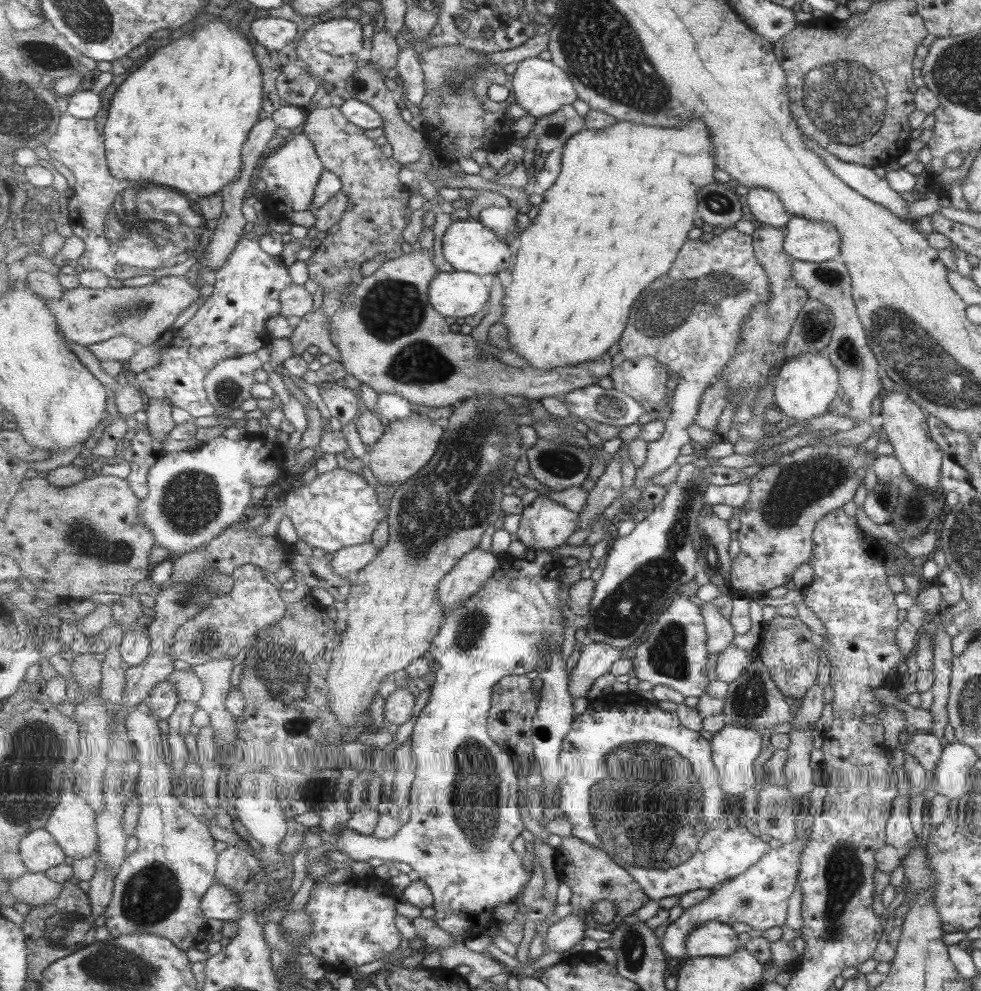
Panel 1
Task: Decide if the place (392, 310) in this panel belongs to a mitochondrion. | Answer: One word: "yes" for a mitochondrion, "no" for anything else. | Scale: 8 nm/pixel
yes

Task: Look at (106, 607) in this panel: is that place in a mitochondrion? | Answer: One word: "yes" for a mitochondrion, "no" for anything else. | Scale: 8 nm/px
no

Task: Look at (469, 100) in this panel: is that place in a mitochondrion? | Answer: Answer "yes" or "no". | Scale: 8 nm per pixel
yes

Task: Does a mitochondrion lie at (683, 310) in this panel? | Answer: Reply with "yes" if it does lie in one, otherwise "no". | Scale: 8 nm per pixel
yes

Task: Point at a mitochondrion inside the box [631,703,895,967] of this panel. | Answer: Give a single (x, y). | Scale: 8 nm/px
(843, 871)

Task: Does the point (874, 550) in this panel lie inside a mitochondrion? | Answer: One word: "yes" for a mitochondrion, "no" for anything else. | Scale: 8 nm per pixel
no

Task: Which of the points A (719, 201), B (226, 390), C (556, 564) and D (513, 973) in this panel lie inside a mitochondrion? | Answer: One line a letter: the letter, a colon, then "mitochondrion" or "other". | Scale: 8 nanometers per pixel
A: mitochondrion
B: mitochondrion
C: other
D: other

